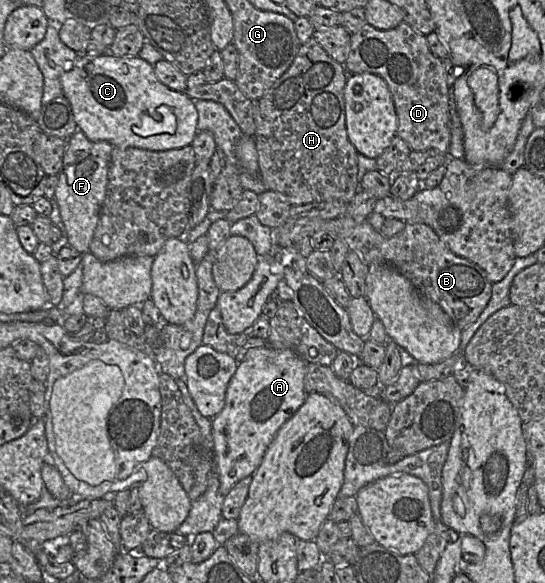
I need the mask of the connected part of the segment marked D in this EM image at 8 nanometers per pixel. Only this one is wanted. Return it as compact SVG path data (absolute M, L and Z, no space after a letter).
M405 21L389 30L378 30L366 22L361 29L351 35L350 50L344 66L348 74L372 73L386 81L397 113L397 135L413 151L436 150L441 154L448 154L451 141L449 85L443 62L432 54L425 35L415 31Z

